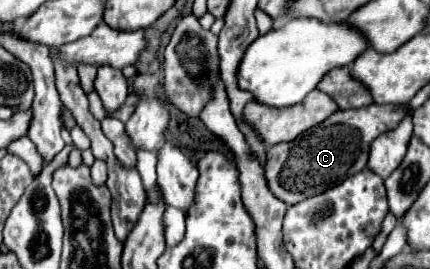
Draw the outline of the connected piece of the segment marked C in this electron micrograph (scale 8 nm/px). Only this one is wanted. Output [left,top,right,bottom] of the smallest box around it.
[267,104,409,206]

